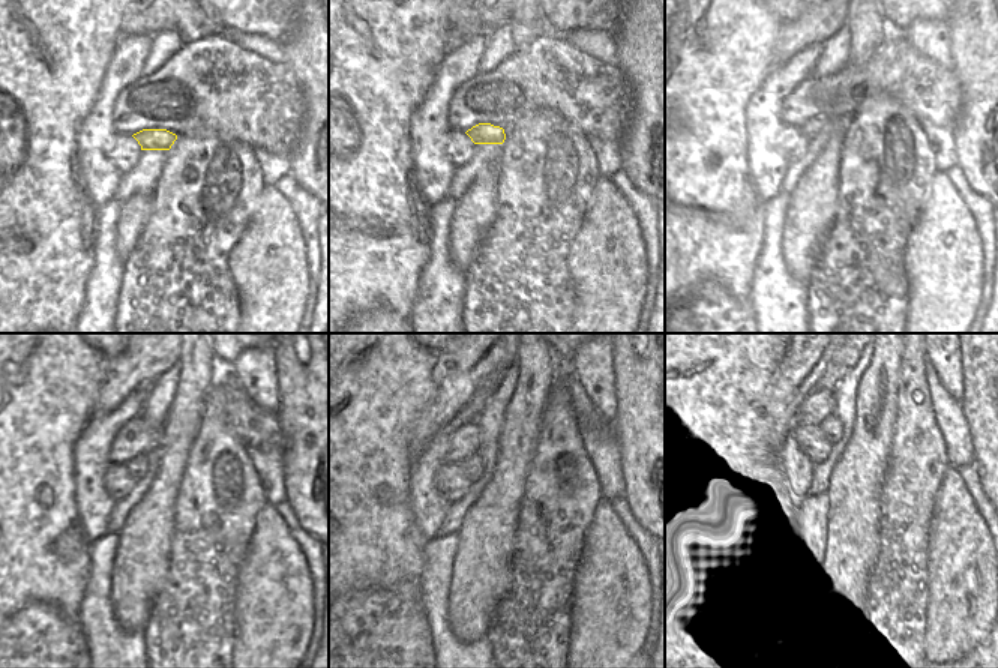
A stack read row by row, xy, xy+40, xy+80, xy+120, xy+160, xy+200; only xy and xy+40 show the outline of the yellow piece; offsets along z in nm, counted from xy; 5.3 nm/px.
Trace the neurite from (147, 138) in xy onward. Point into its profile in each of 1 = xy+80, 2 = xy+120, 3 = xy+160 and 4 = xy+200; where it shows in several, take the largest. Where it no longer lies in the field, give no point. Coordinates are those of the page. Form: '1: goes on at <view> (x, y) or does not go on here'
1: goes on at xy+80 (815, 126)
2: goes on at xy+120 (137, 467)
3: goes on at xy+160 (473, 467)
4: goes on at xy+200 (814, 445)

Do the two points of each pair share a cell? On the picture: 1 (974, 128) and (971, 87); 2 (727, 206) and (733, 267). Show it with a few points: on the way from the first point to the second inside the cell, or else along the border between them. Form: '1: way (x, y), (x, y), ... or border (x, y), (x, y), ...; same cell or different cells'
1: way (974, 117), (974, 98); same cell
2: way (727, 221), (727, 252); same cell

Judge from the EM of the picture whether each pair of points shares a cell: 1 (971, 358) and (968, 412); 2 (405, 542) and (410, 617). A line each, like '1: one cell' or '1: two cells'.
1: one cell
2: two cells

